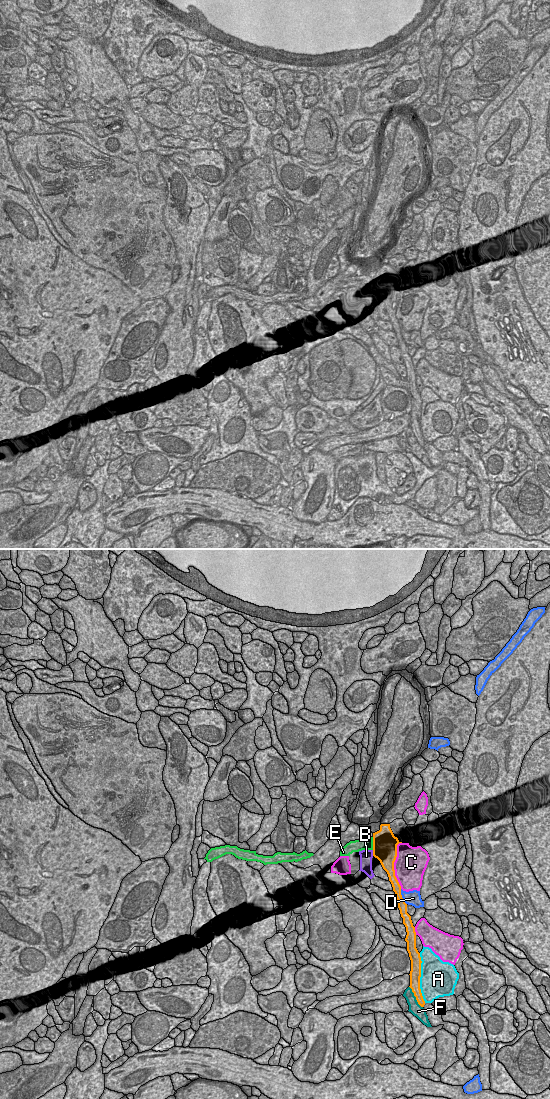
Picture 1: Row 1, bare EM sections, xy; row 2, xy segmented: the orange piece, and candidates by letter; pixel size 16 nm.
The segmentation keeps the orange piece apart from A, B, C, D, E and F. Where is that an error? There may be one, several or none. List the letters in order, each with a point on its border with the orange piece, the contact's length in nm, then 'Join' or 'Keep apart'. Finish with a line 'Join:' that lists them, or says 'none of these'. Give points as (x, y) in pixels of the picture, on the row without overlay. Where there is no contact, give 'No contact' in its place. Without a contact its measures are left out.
A: Touches orange at xy (419, 418). Shared border 800 nm. Keep apart
B: Touches orange at xy (373, 293). Shared border 100 nm. Keep apart
C: Touches orange at xy (393, 305). Shared border 750 nm. Keep apart
D: Touches orange at xy (401, 337). Shared border 280 nm. Keep apart
E: Touches orange at xy (373, 283). Shared border 200 nm. Keep apart
F: Touches orange at xy (415, 436). Shared border 420 nm. Keep apart
Join: none of these

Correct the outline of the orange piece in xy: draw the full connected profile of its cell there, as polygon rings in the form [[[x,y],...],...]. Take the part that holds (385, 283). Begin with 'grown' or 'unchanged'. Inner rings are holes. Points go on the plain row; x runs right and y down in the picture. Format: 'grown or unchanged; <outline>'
unchanged; [[[381,264],[380,270],[373,273],[373,296],[377,298],[383,309],[387,312],[389,321],[392,324],[393,331],[396,334],[398,340],[398,348],[400,350],[401,357],[403,358],[403,364],[406,367],[407,391],[411,400],[410,411],[410,428],[416,437],[418,444],[424,447],[425,441],[423,439],[420,429],[420,417],[421,417],[421,397],[416,388],[416,372],[413,366],[411,356],[407,353],[407,344],[401,335],[401,326],[395,316],[394,302],[397,297],[397,285],[402,283],[394,276],[390,264]]]

